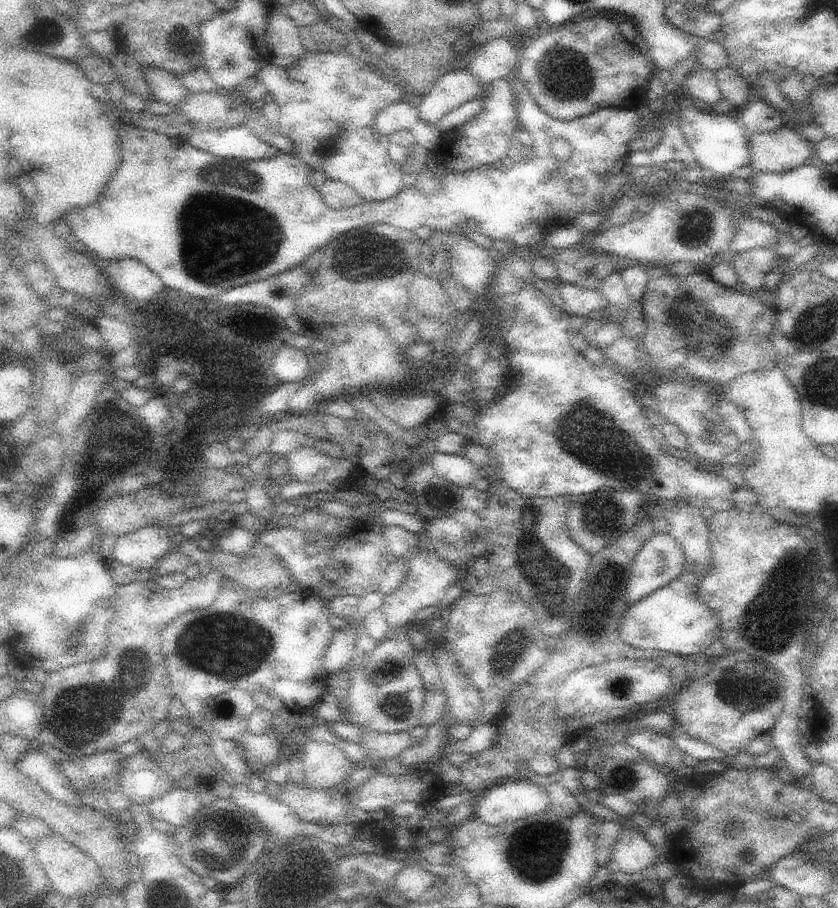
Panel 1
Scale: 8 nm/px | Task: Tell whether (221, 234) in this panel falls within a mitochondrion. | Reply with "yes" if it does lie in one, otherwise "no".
yes

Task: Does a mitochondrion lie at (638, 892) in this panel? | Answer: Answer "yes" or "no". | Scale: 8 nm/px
no

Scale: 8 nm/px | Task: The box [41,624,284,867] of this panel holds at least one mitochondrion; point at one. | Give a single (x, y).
(134, 668)

